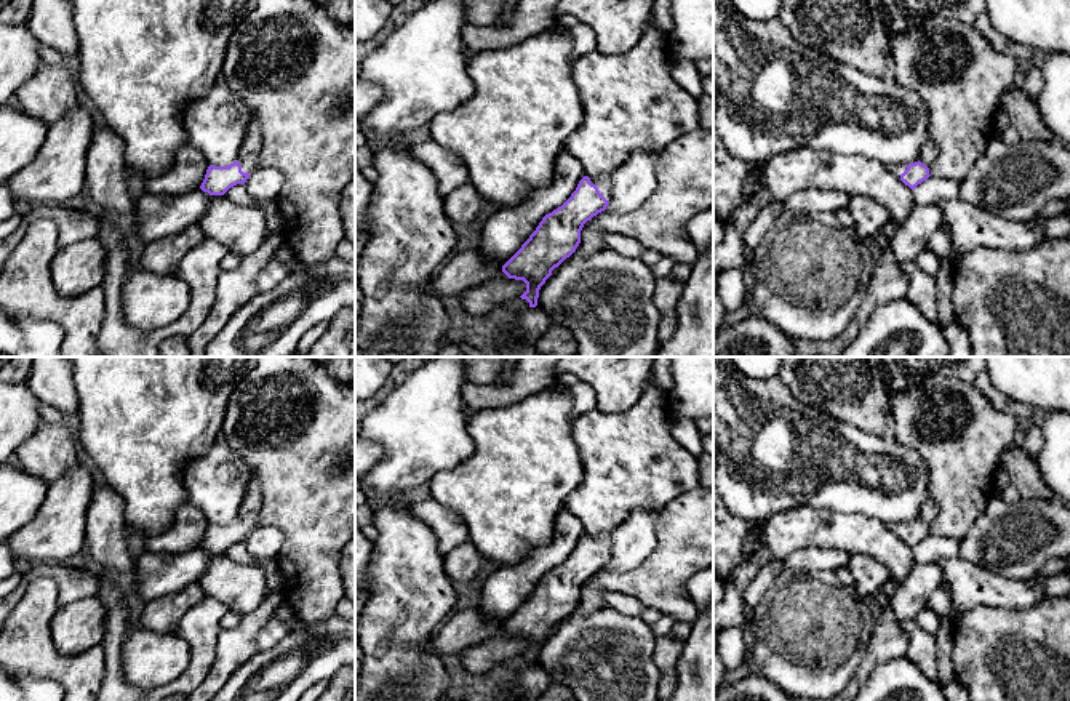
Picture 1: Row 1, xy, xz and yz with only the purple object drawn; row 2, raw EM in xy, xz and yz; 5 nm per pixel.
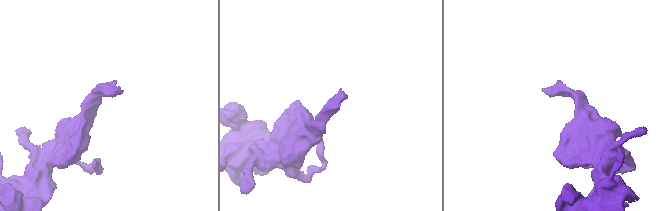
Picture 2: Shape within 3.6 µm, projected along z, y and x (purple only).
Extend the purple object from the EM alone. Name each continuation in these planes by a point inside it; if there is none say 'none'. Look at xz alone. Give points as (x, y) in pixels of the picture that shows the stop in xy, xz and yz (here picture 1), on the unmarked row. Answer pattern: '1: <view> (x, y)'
1: xz (603, 541)

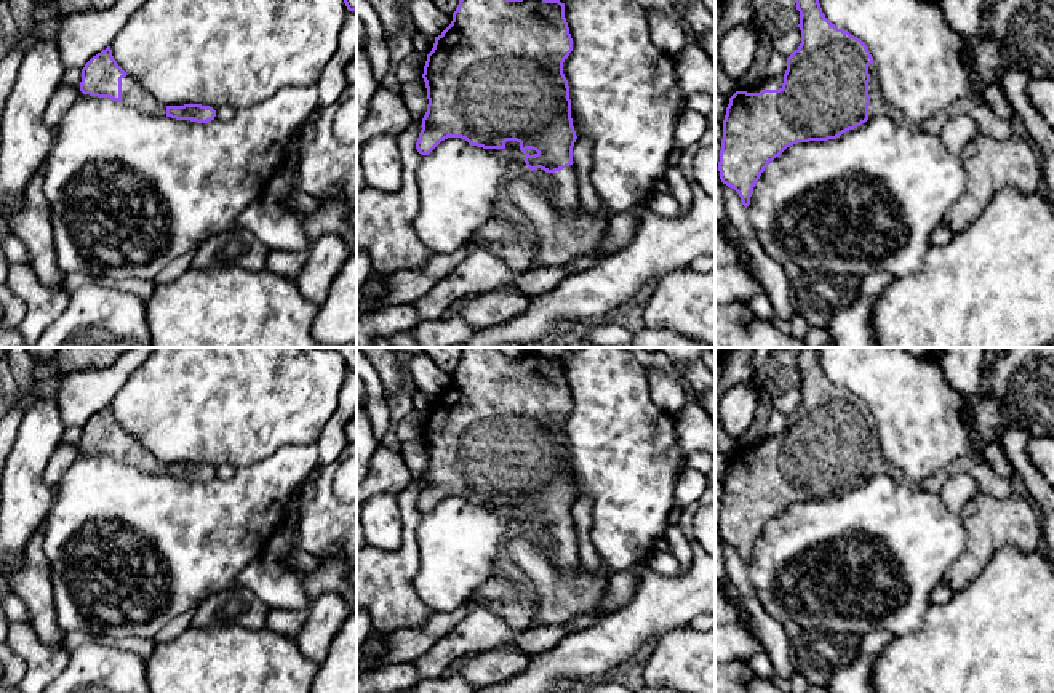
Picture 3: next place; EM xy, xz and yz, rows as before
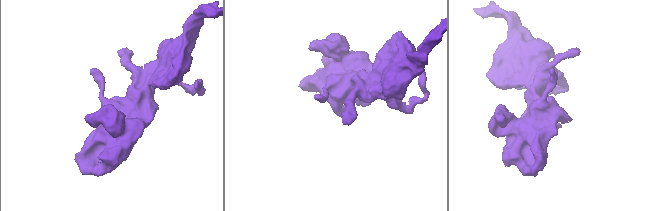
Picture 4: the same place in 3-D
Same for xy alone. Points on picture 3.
1: xy (133, 453)

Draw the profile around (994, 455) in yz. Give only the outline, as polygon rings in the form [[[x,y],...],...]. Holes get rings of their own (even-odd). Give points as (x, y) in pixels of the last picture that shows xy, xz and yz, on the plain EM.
[[[988,443],[982,447],[982,456],[985,463],[1001,477],[1011,479],[1016,474],[1016,469],[1008,461],[1001,445]]]

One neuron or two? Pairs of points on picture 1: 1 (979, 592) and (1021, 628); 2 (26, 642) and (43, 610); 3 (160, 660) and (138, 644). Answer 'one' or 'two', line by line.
1: two
2: one
3: one

